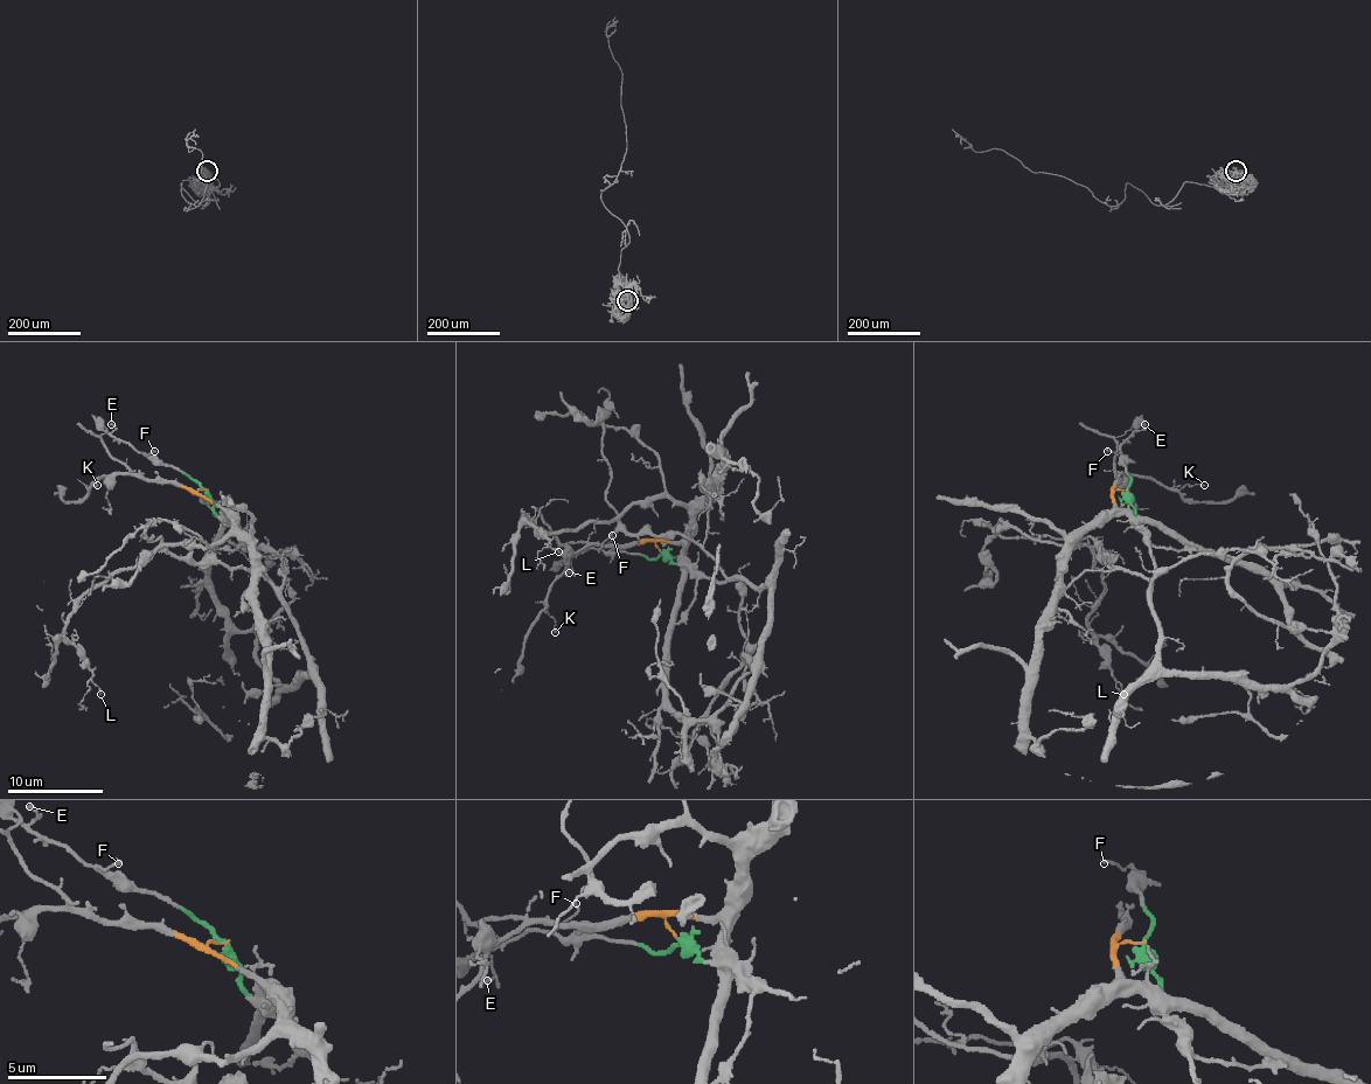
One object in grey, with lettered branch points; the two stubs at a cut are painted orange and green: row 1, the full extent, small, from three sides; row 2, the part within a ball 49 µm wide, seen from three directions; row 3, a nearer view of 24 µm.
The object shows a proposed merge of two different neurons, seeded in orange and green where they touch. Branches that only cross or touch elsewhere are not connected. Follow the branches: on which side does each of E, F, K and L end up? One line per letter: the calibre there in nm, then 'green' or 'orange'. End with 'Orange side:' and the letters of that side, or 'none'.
E: calibre 140 nm; green
F: calibre 110 nm; green
K: calibre 100 nm; orange
L: calibre 110 nm; orange
Orange side: K, L

